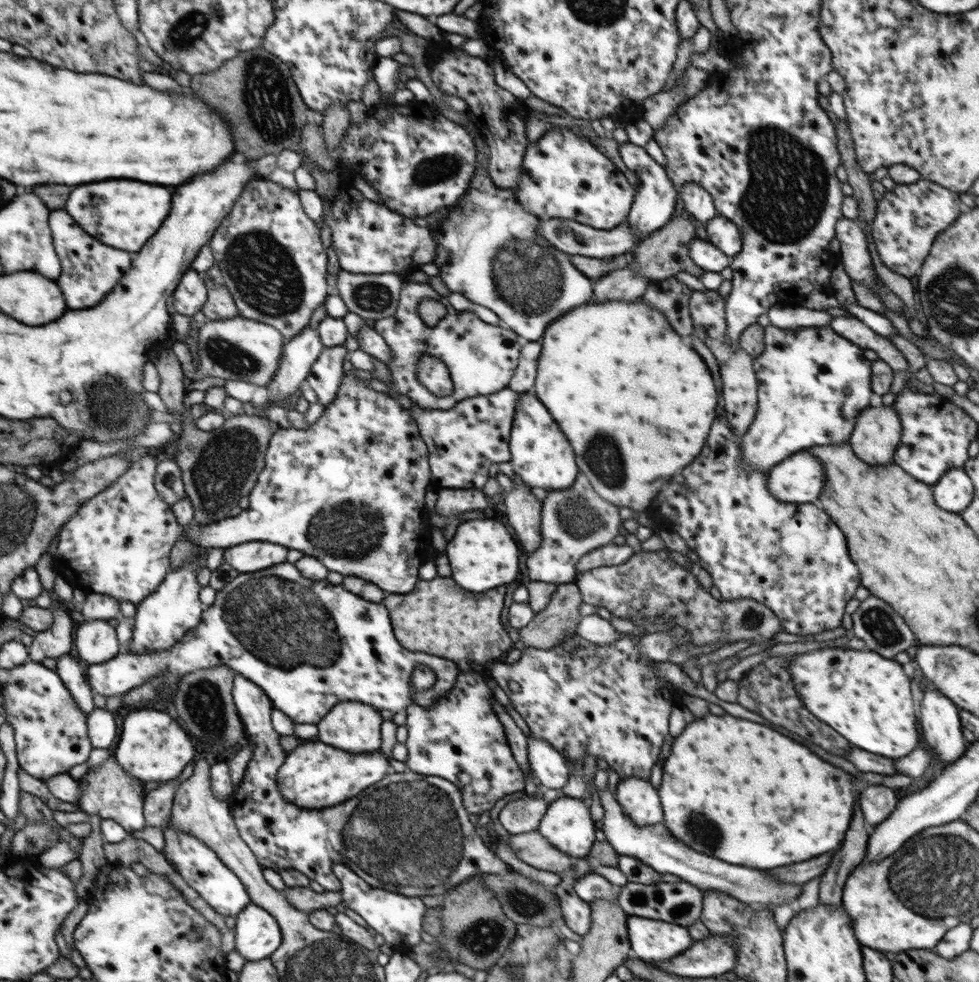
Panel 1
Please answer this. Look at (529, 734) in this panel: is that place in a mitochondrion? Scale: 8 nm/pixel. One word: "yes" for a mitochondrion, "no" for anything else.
no

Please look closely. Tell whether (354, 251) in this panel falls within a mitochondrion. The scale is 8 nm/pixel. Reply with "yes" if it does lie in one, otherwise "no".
no

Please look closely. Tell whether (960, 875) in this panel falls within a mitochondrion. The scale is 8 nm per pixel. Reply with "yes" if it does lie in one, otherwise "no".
yes

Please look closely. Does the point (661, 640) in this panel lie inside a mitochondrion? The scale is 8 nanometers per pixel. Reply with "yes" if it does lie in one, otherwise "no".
no

